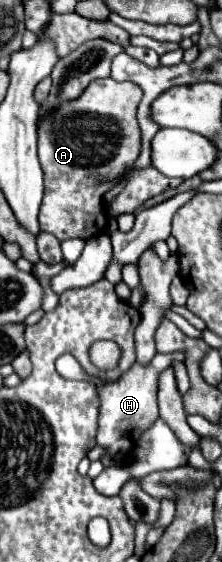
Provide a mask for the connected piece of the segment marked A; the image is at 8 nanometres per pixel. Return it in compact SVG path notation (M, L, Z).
M113 78L93 80L79 100L63 104L51 116L39 122L39 160L45 172L45 196L39 212L41 230L61 242L67 238L89 240L107 230L107 212L103 196L129 172L141 152L141 128L137 124L137 106L143 90L133 82L115 82Z

